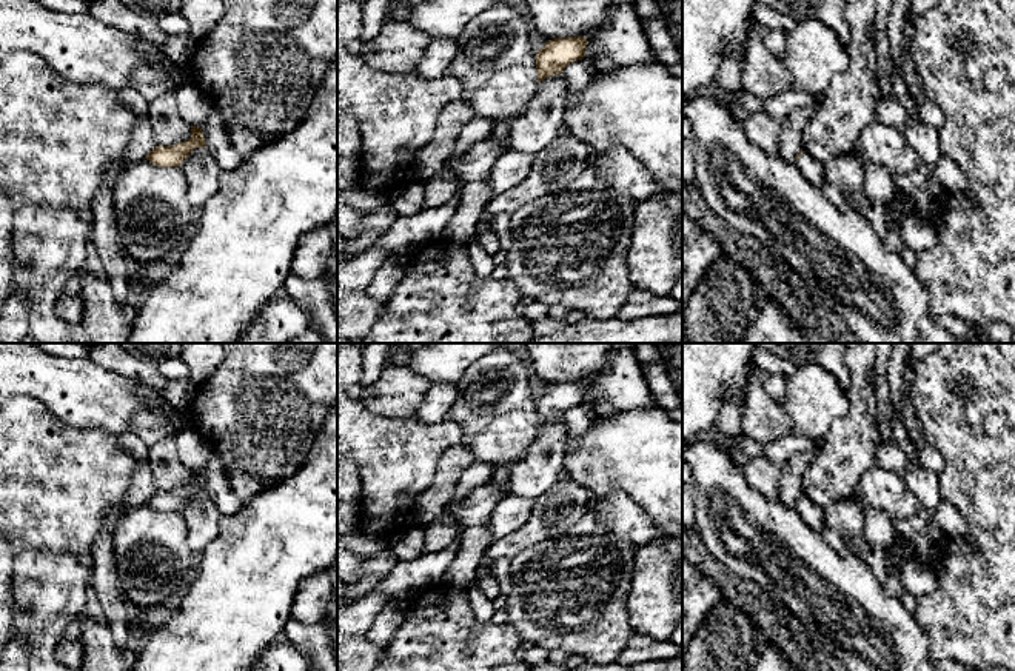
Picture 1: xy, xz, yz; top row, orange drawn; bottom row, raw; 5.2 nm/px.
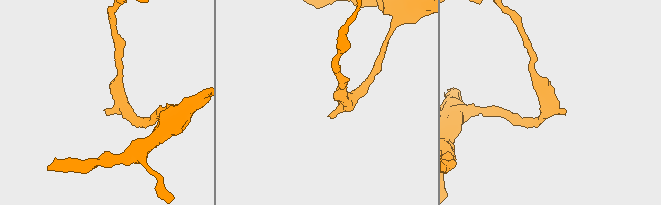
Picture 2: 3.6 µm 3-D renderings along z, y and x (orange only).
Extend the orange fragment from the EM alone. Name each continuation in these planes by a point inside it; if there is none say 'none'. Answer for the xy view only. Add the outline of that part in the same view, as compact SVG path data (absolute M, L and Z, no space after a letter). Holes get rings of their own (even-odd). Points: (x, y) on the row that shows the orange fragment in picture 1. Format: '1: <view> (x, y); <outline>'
none

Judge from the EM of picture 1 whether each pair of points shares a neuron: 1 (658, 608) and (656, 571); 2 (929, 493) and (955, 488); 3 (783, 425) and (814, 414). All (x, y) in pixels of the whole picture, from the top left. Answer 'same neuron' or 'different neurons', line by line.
1: same neuron
2: different neurons
3: different neurons

